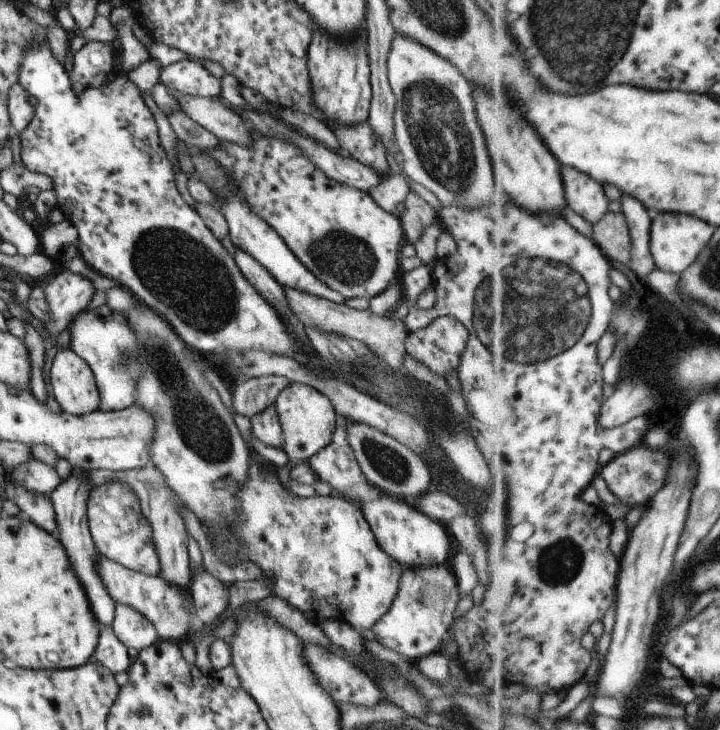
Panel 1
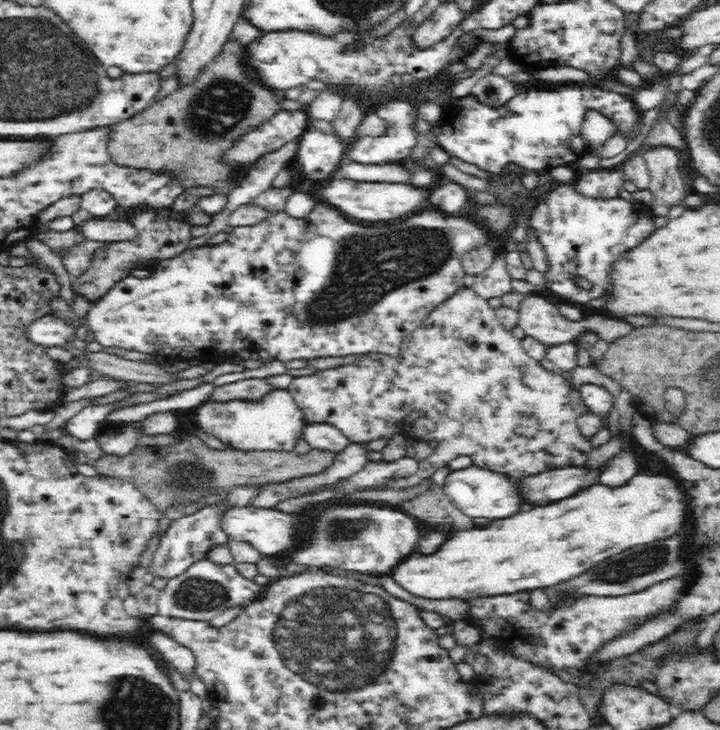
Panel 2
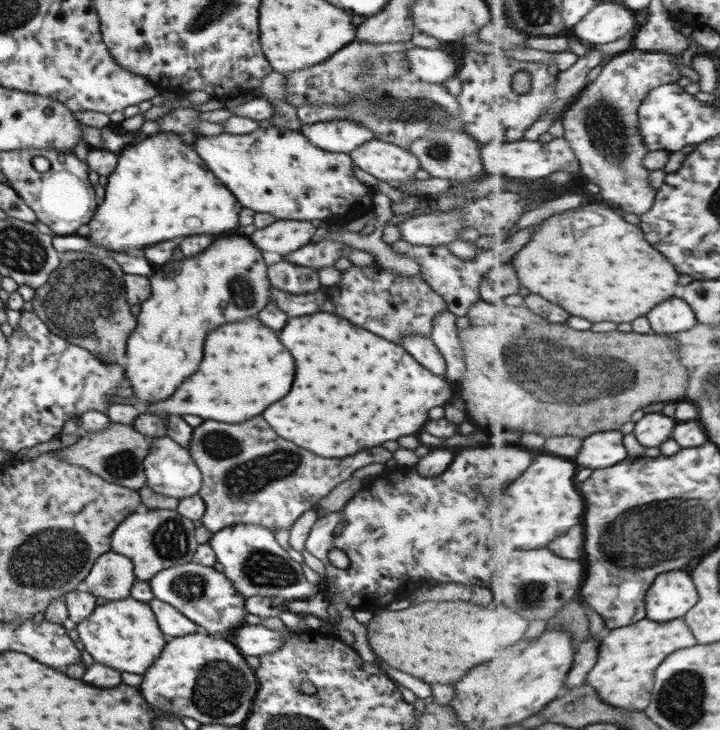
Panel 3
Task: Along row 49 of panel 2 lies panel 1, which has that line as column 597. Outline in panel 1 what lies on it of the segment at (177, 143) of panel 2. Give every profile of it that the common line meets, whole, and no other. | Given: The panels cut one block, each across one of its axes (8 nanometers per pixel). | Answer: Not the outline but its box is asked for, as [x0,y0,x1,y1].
[592,212,633,266]

